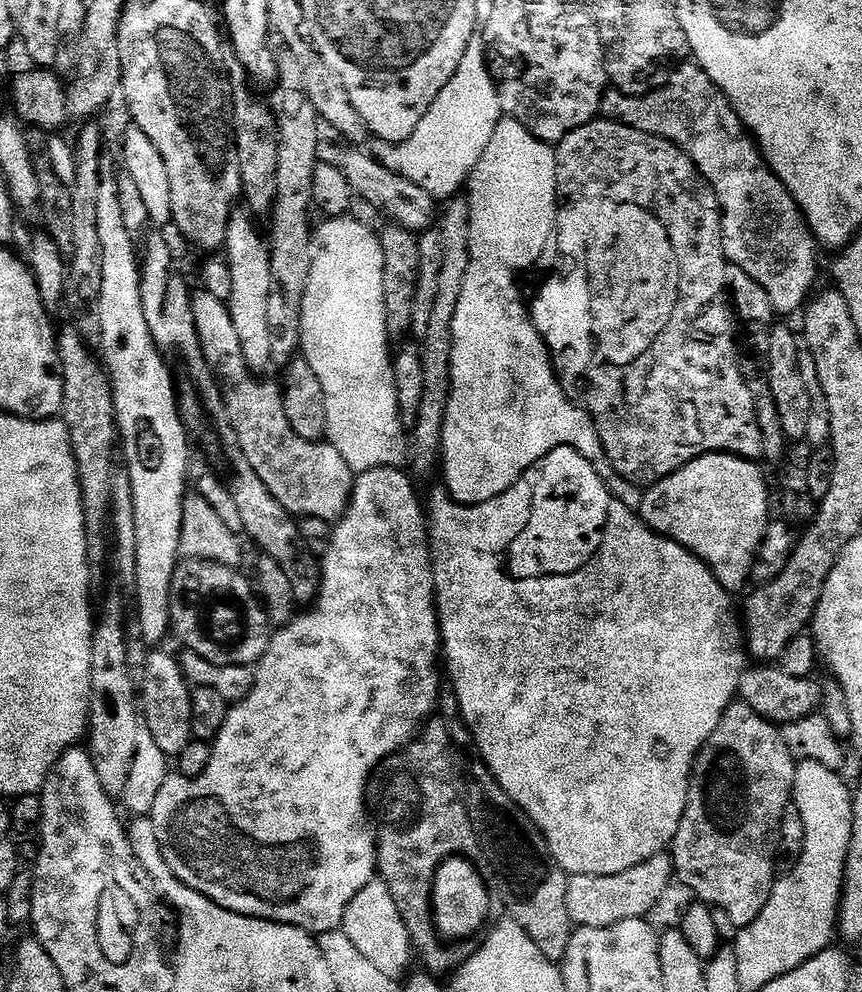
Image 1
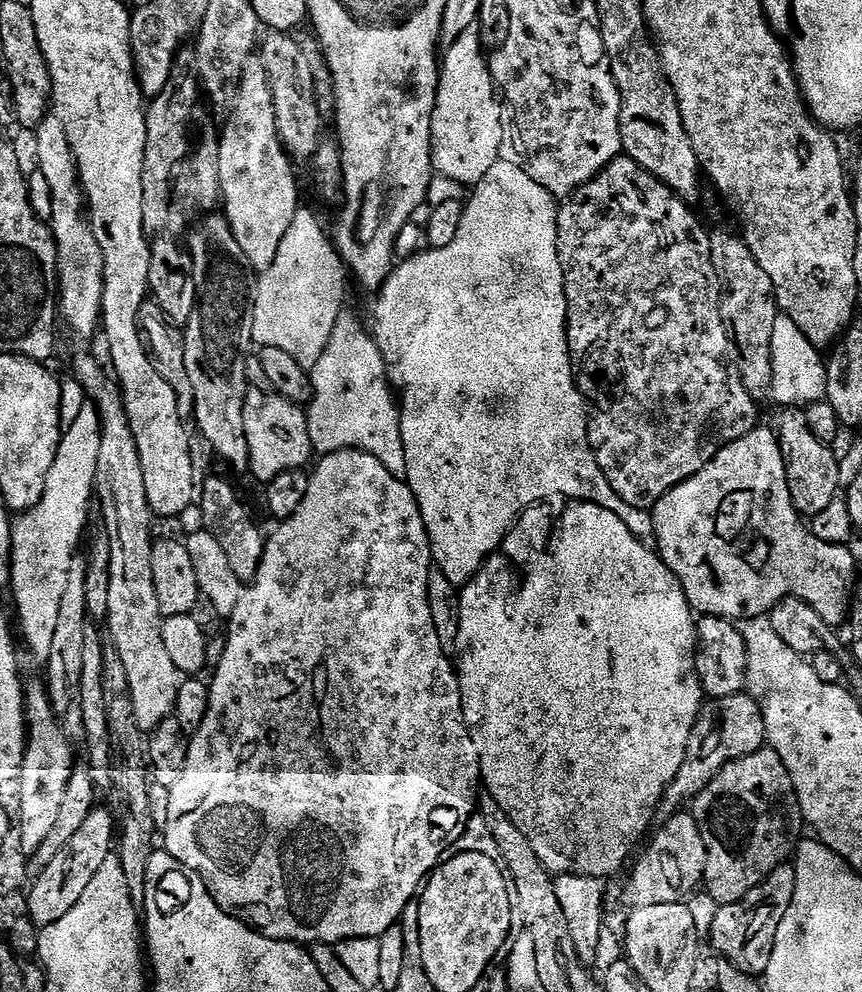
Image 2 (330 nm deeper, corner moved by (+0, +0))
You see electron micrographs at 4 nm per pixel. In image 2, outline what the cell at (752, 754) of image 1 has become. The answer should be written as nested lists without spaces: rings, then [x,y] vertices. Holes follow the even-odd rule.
[[[771,746],[759,748],[754,754],[728,761],[720,773],[694,798],[694,815],[700,826],[700,833],[706,842],[708,861],[702,881],[717,905],[733,904],[740,900],[754,886],[758,886],[779,864],[785,863],[795,853],[802,839],[800,827],[805,827],[804,810],[794,790],[792,775],[786,770],[782,758]]]

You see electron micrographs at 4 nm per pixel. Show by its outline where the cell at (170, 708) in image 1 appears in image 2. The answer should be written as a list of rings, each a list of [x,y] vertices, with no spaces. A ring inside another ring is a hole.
[[[92,356],[77,358],[76,376],[88,391],[87,399],[100,412],[102,446],[99,447],[96,488],[98,504],[100,500],[104,507],[102,528],[110,538],[110,606],[106,627],[112,634],[111,643],[116,652],[122,654],[122,664],[126,666],[134,718],[138,718],[140,731],[150,734],[167,716],[175,713],[182,679],[178,666],[174,666],[166,650],[166,642],[162,642],[164,616],[154,586],[154,513],[146,498],[142,458],[119,383],[109,373],[108,377],[103,366]]]

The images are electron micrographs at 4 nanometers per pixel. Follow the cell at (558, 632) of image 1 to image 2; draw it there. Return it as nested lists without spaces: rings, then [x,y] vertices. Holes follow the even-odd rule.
[[[578,500],[567,506],[564,517],[557,521],[544,544],[532,544],[525,536],[528,511],[524,511],[503,540],[497,540],[493,555],[474,574],[471,582],[459,589],[460,621],[454,640],[460,643],[460,657],[455,657],[454,667],[460,677],[464,720],[472,730],[474,746],[478,746],[483,787],[508,811],[513,822],[519,824],[522,834],[530,838],[534,854],[538,854],[549,872],[605,878],[624,863],[627,865],[632,847],[649,835],[652,820],[657,819],[656,808],[686,758],[692,727],[706,703],[698,667],[698,616],[679,577],[655,547],[647,548],[644,545],[647,543],[632,533],[623,515],[592,500]]]

